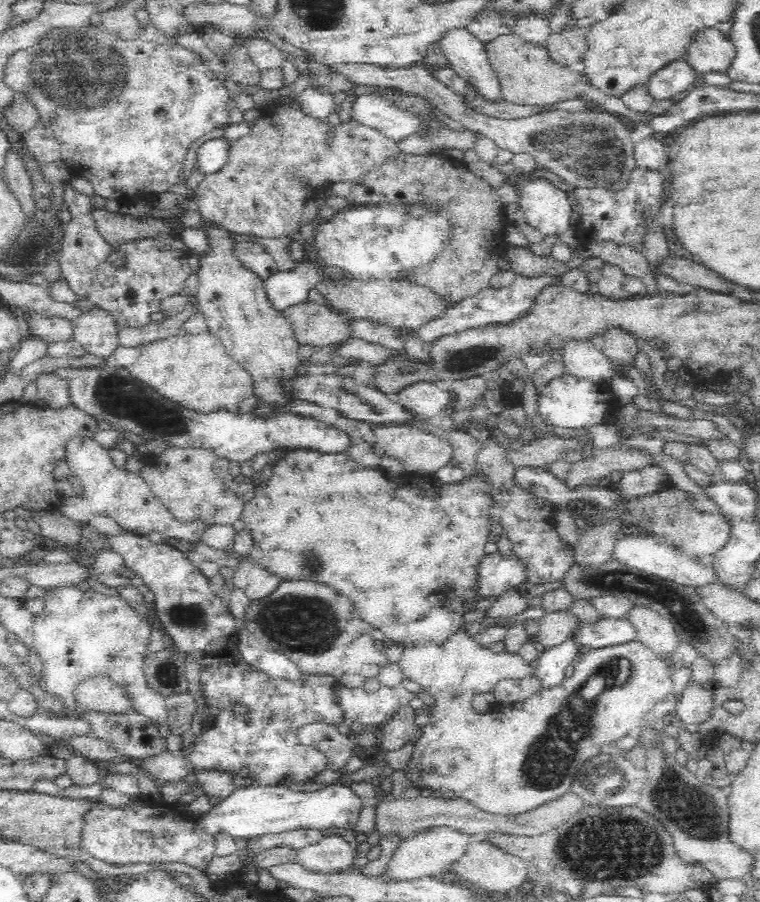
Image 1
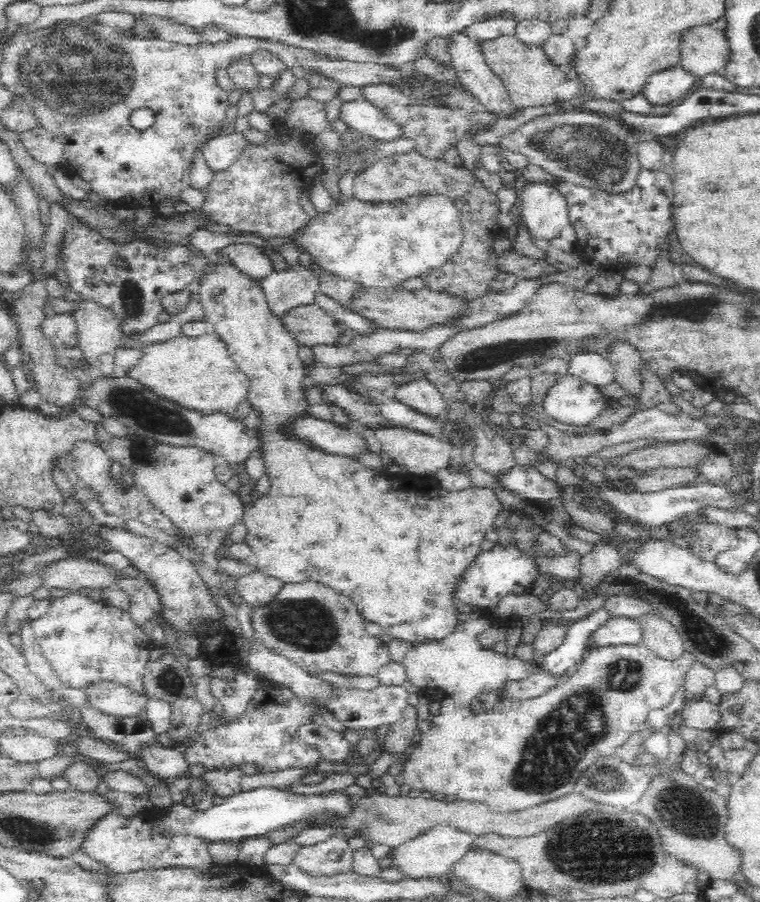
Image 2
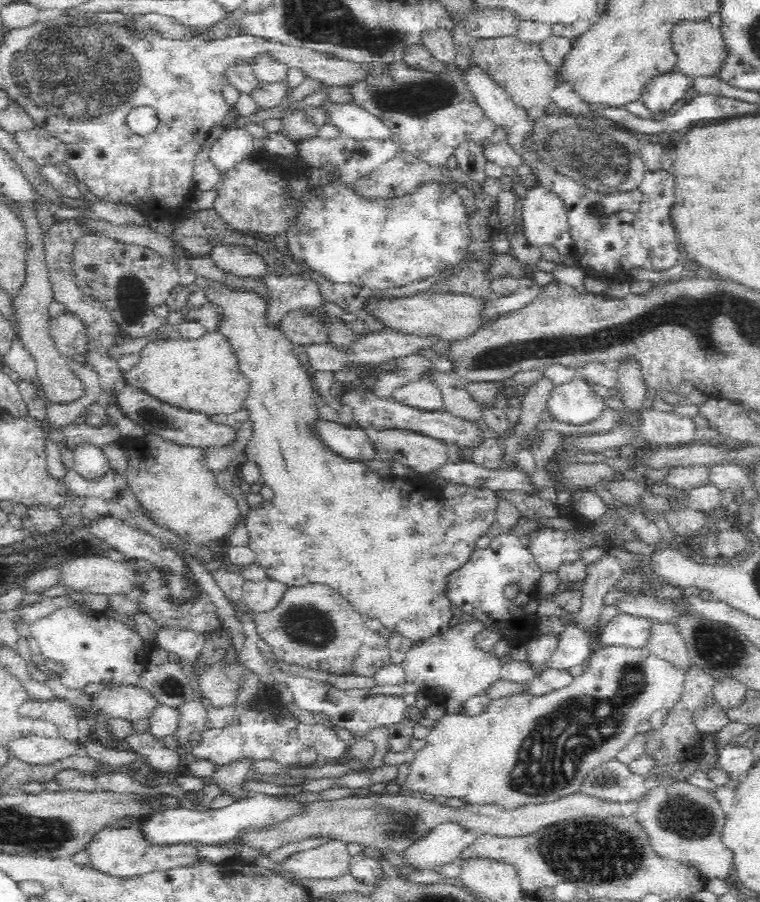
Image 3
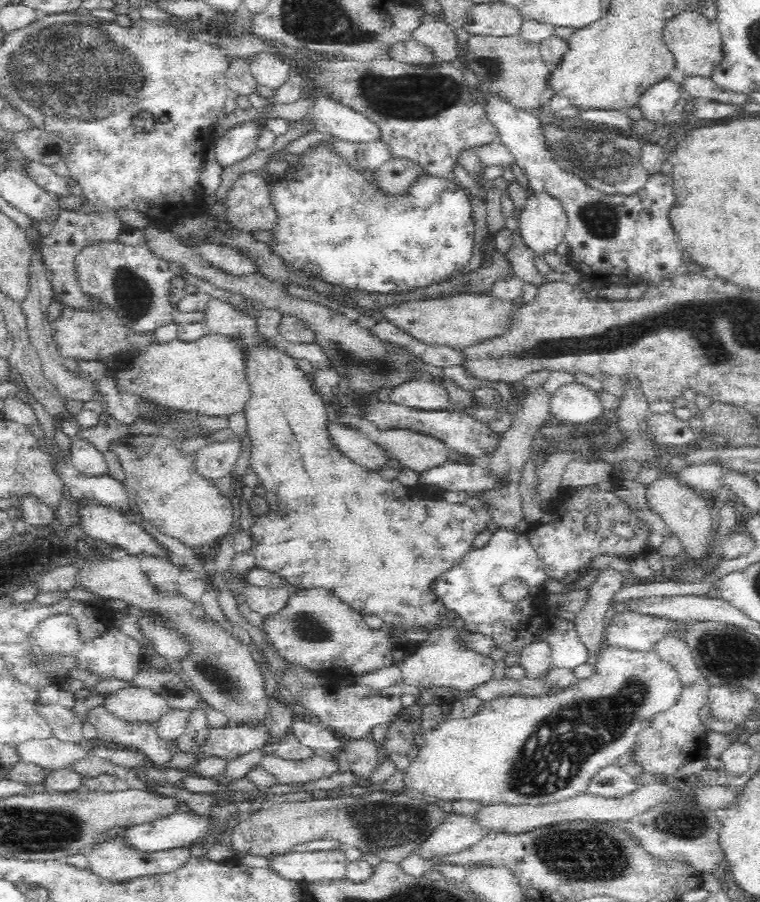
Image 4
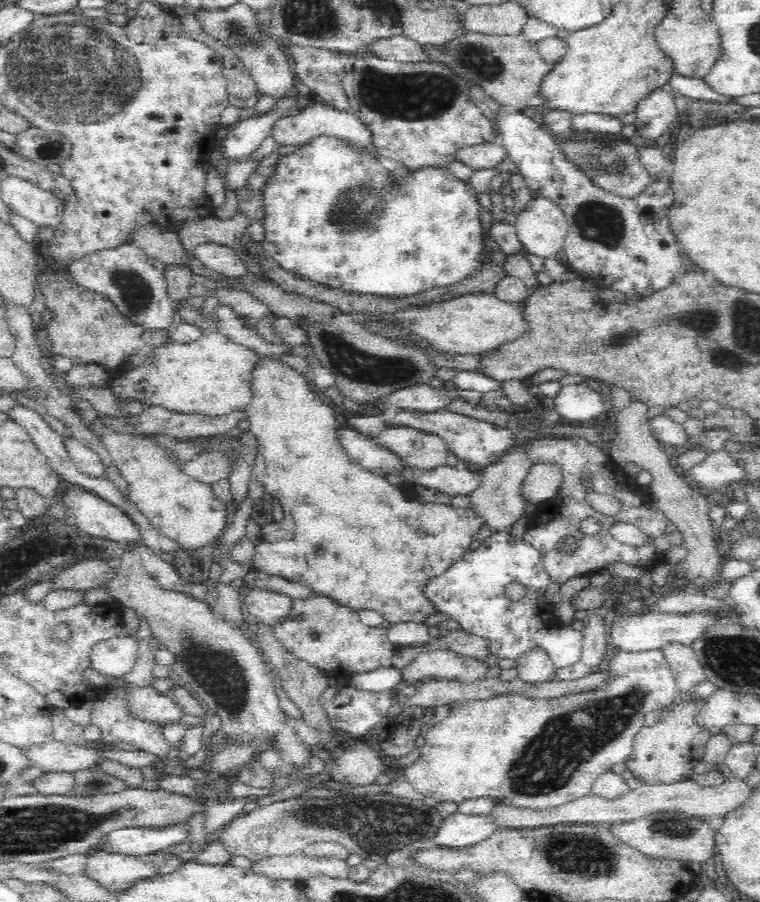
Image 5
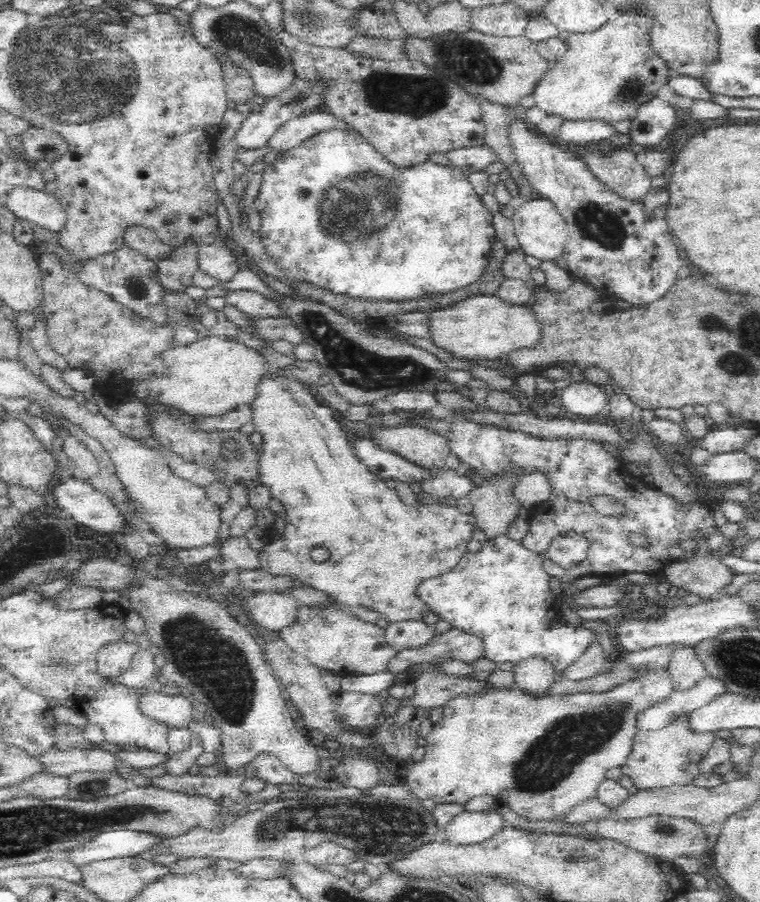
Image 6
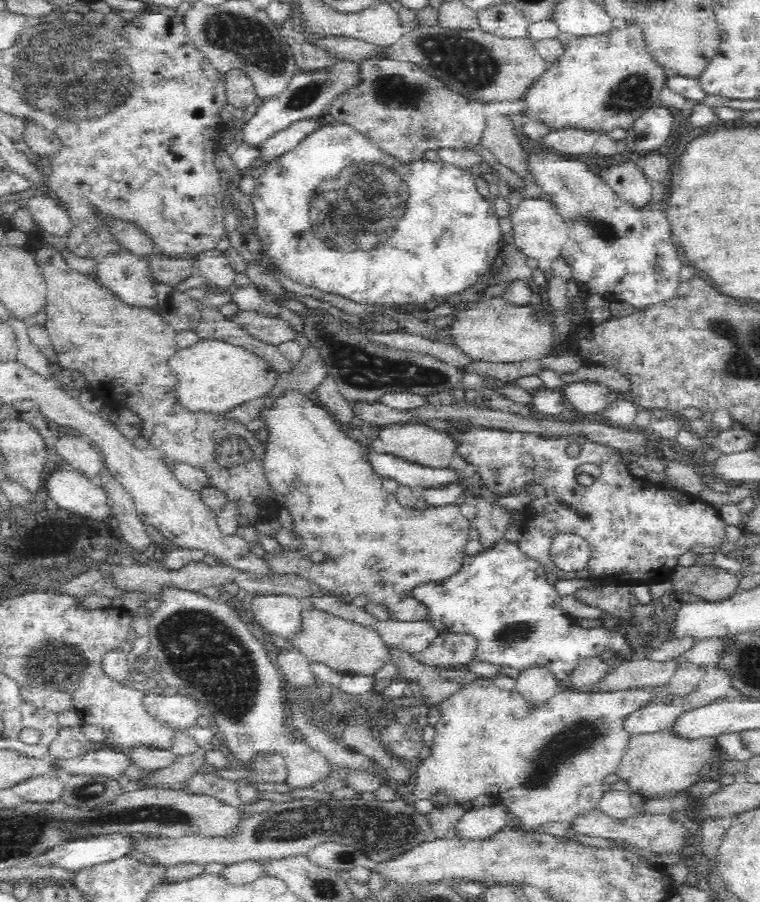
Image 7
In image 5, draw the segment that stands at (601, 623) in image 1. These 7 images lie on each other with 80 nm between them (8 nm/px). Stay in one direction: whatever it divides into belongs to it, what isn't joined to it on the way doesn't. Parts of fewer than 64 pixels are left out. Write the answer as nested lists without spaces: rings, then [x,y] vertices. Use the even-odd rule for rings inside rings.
[[[618,610],[608,623],[608,641],[612,648],[628,652],[648,652],[659,649],[666,643],[680,643],[691,646],[710,623],[718,623],[717,618],[709,618],[701,614],[662,614],[661,612],[642,612],[639,614]]]

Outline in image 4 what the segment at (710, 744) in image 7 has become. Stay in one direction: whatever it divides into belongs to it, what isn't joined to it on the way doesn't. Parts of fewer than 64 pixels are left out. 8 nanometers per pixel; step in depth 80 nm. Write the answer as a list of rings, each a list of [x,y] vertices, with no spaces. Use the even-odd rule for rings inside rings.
[[[704,676],[685,684],[677,704],[665,712],[654,715],[651,725],[638,734],[636,744],[632,748],[632,761],[642,766],[644,774],[674,776],[686,763],[706,756],[707,730],[702,724],[702,715],[706,711],[710,687],[710,681]]]

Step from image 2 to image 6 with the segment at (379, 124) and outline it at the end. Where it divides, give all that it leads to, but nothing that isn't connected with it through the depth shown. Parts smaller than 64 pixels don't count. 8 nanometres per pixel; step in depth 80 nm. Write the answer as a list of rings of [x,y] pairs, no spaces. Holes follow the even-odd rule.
[[[319,107],[281,124],[271,136],[268,145],[270,145],[270,150],[283,153],[300,146],[312,136],[320,132],[328,132],[328,130],[338,132],[343,130],[362,137],[362,133],[354,125],[346,122],[346,119],[338,118],[338,115],[332,114],[326,108]]]

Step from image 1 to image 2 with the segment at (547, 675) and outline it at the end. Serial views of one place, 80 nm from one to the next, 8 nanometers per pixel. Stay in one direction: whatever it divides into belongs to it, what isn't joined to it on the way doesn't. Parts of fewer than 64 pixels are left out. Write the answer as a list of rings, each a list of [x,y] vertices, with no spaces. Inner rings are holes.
[[[603,607],[592,612],[586,618],[572,622],[564,642],[546,654],[542,666],[554,678],[565,678],[570,666],[578,665],[588,650],[587,636],[605,620],[610,618]]]

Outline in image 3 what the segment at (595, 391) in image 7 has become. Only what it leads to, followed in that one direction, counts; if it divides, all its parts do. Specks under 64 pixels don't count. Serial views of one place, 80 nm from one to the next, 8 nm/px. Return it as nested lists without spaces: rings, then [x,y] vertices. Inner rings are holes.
[[[575,377],[552,389],[547,400],[547,416],[564,424],[586,424],[602,414],[604,397],[596,393],[588,382]]]

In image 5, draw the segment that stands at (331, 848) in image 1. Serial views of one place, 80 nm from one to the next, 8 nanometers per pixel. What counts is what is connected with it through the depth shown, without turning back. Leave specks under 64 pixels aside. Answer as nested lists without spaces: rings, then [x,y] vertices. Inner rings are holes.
[[[298,853],[292,856],[272,856],[257,862],[252,867],[255,872],[264,873],[270,879],[286,879],[304,882],[316,876],[325,876],[338,880],[348,876],[348,864],[340,858],[307,856]]]

